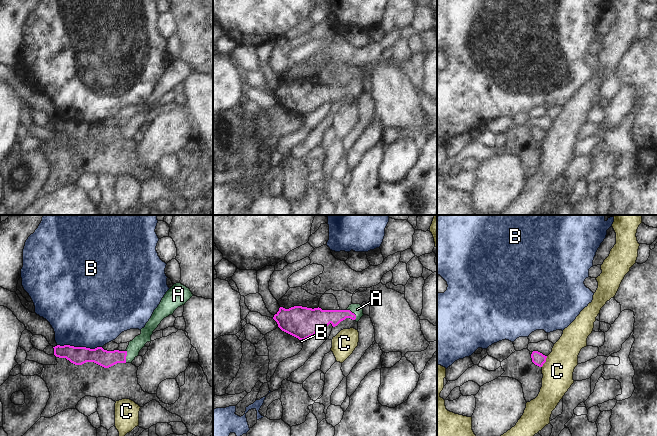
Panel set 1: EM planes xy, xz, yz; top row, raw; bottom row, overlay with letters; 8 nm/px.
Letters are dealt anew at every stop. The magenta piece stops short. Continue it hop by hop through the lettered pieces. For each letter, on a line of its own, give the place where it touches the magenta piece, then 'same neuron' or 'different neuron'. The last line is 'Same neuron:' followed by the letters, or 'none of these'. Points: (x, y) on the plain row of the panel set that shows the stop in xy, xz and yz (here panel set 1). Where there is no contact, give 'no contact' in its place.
A: xy (126, 131) | same neuron
B: xy (79, 123) | different neuron
C: yz (545, 137) | different neuron
Same neuron: A

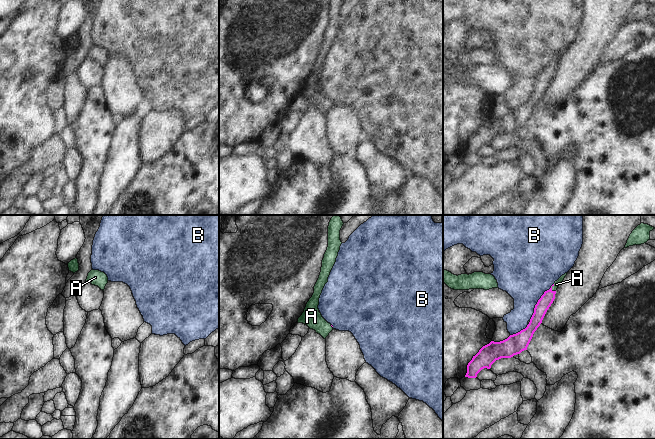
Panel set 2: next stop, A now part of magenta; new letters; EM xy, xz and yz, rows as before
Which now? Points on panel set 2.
A: yz (551, 64) | same neuron
B: yz (538, 77) | different neuron
Same neuron: A

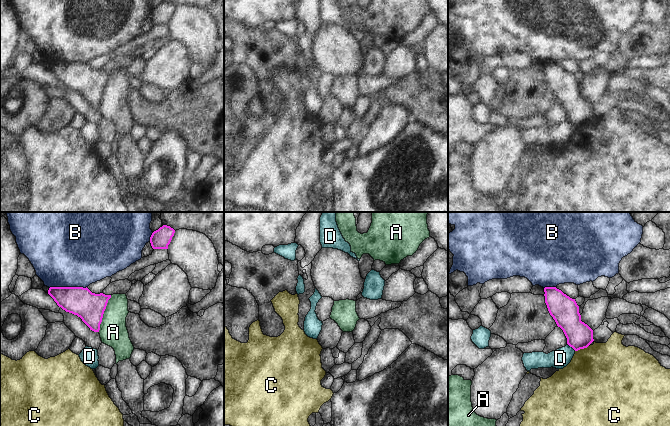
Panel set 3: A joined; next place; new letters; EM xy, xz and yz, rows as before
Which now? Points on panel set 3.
A: xy (103, 89) | different neuron
B: xy (67, 63) | different neuron
C: yz (581, 124) | different neuron
D: yz (572, 123) | different neuron
Same neuron: none of these

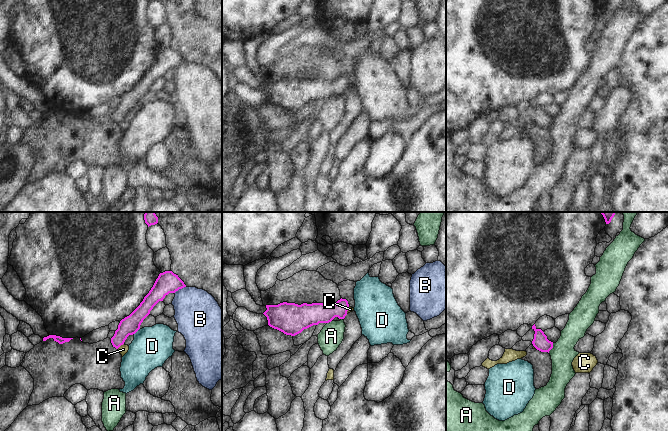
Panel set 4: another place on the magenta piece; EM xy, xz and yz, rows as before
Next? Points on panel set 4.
A: yz (551, 124) | different neuron
B: xy (179, 64) | different neuron
C: xy (120, 121) | different neuron
D: xy (137, 106) | different neuron
Same neuron: none of these

